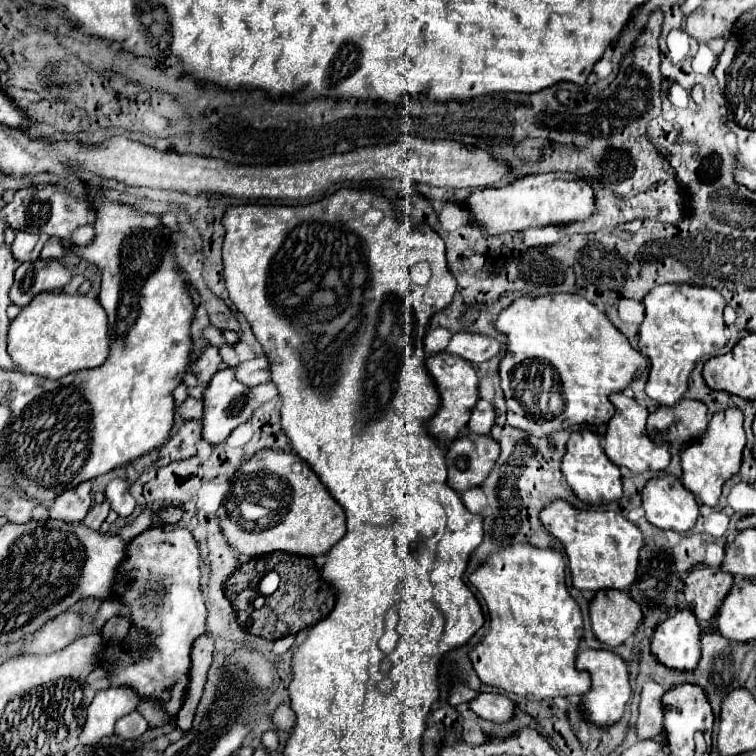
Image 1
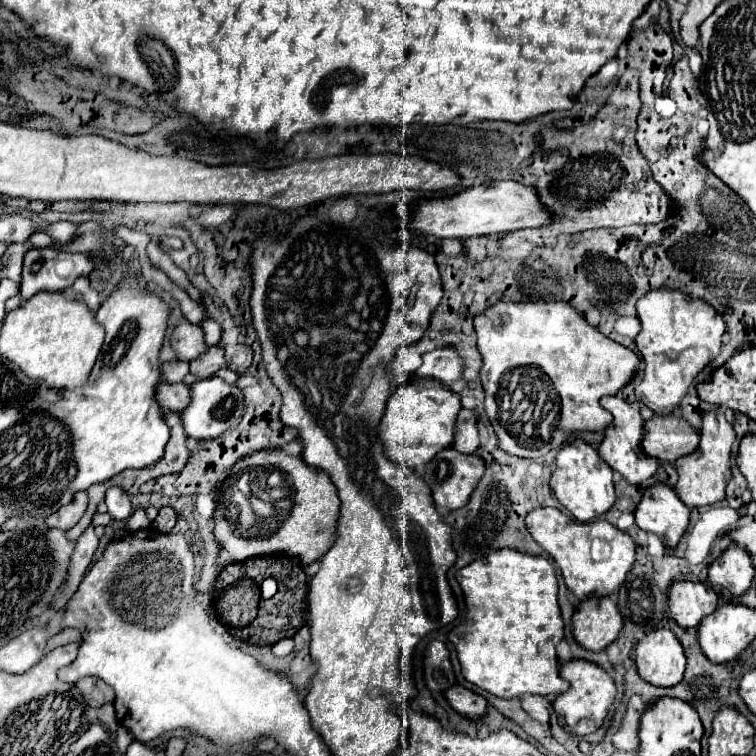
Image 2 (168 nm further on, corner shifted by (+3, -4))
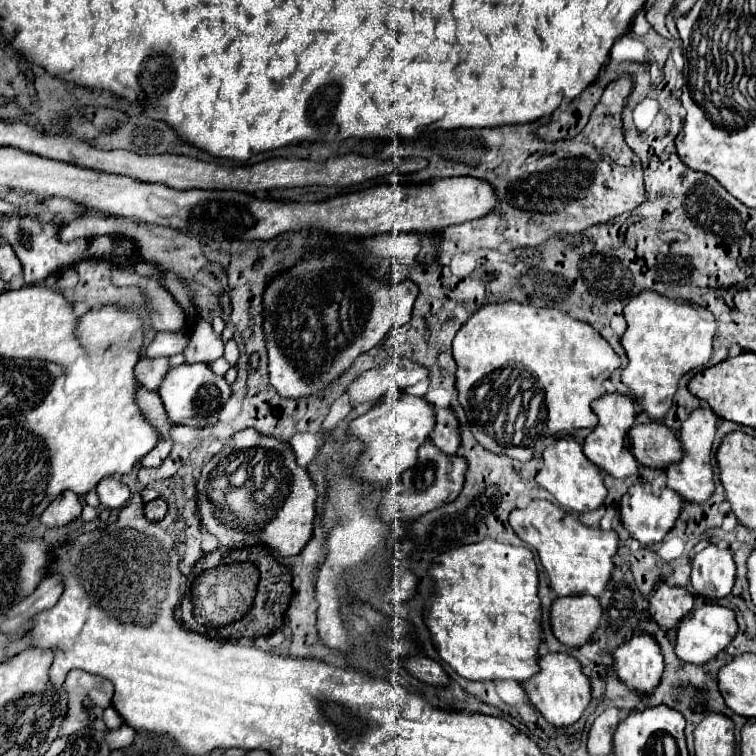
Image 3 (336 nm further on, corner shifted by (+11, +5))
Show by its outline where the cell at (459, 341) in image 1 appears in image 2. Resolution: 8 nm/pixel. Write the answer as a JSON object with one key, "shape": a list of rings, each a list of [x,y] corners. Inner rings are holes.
{"shape":[[[438,347],[424,353],[422,367],[414,373],[416,377],[434,377],[444,385],[450,385],[464,371],[464,357],[454,347]]]}

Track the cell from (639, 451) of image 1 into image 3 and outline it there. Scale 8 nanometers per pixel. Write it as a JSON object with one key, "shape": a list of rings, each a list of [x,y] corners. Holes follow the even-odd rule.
{"shape":[[[604,394],[592,404],[592,410],[600,420],[598,426],[584,438],[582,450],[586,458],[614,478],[626,478],[638,474],[640,466],[636,466],[636,460],[632,458],[632,454],[628,454],[628,430],[636,422],[636,410],[632,400],[622,394]]]}

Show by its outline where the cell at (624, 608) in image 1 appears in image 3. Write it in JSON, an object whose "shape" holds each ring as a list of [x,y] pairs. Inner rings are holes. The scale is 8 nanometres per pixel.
{"shape":[[[588,594],[556,598],[550,608],[550,624],[554,636],[570,646],[578,648],[586,644],[602,618],[600,602]]]}

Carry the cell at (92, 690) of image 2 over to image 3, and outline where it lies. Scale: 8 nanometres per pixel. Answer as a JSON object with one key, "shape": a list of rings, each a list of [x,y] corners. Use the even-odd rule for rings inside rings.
{"shape":[[[72,670],[62,686],[68,694],[68,716],[64,718],[62,722],[62,734],[68,736],[68,734],[74,734],[70,730],[82,730],[86,726],[86,706],[88,704],[94,704],[94,706],[102,706],[102,708],[108,708],[112,704],[112,696],[114,696],[114,684],[102,676],[94,676],[94,674],[88,674],[84,670]]]}

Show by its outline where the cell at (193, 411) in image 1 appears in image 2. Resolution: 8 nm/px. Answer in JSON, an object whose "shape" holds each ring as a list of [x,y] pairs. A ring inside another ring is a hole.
{"shape":[[[162,383],[160,387],[156,387],[156,399],[164,411],[182,413],[190,403],[190,389],[184,383]]]}

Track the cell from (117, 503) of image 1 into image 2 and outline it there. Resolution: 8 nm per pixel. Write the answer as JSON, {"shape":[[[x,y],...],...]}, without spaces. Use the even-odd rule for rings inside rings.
{"shape":[[[110,487],[106,491],[106,505],[108,505],[108,513],[116,521],[126,521],[132,515],[130,495],[126,491],[122,491],[120,487]]]}

